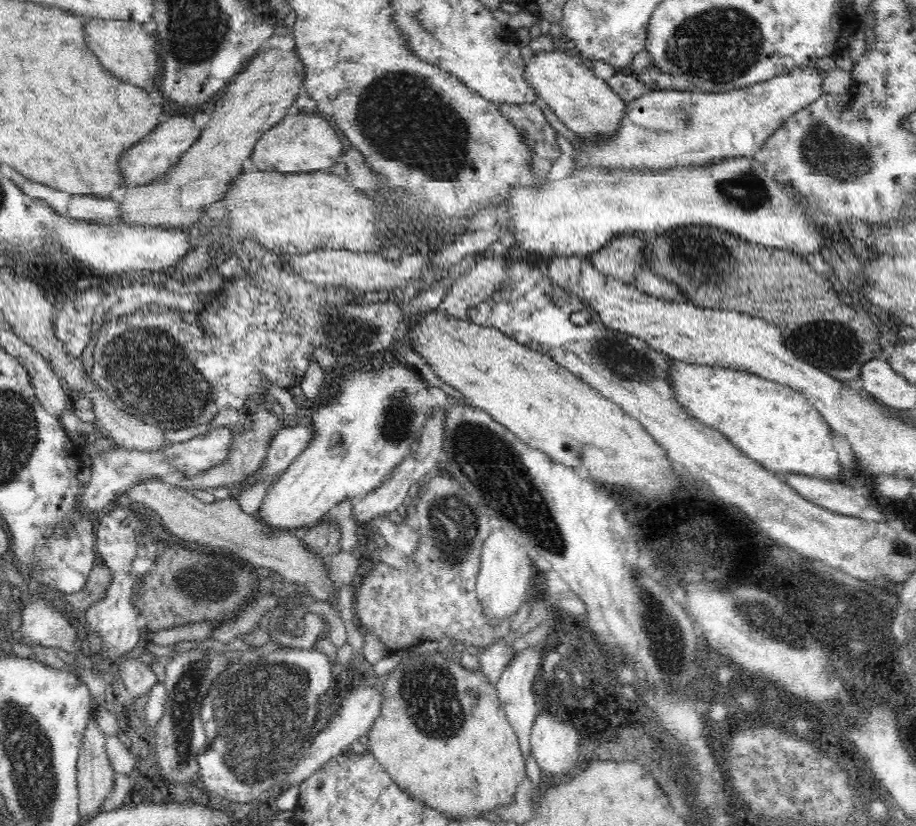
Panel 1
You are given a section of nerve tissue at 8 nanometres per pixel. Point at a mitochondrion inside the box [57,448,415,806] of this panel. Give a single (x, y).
(260, 714)

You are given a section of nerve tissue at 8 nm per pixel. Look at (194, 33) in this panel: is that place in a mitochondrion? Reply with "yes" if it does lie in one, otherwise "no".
yes

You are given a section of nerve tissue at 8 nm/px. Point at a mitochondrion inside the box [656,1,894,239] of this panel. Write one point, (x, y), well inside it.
(719, 46)

